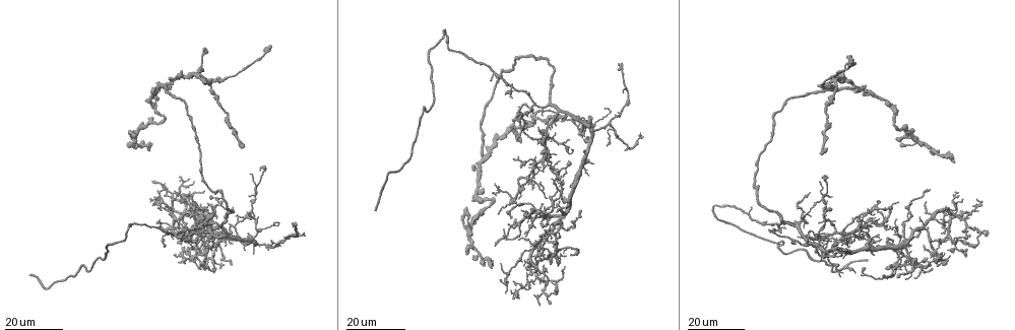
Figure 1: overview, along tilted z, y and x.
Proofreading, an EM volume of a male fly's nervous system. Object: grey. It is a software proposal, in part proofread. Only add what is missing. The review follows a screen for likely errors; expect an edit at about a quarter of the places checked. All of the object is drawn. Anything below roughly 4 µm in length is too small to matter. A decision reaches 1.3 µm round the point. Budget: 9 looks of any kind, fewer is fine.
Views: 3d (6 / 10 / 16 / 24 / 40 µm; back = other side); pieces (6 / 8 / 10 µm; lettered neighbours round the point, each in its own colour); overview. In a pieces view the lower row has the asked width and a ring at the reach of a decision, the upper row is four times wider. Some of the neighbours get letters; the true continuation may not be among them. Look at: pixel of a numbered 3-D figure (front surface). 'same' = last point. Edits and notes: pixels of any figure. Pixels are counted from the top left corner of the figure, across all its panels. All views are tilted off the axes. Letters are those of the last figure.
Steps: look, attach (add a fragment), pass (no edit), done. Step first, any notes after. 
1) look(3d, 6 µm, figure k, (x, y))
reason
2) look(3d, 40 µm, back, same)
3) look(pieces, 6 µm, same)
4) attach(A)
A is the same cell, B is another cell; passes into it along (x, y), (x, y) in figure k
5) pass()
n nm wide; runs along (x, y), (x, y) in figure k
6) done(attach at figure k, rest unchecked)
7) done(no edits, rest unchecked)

look(3d, 16 µm, figure 1, (516, 141))
branch stops here

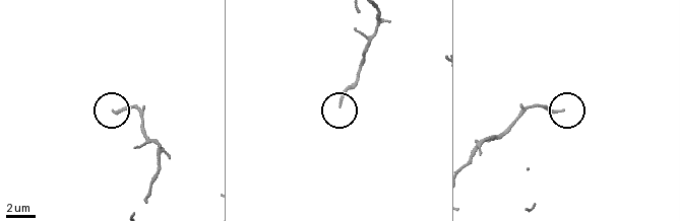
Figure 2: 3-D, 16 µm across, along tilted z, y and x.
look(pieces, 10 µm, figure 2, (340, 106))
see the neighbours

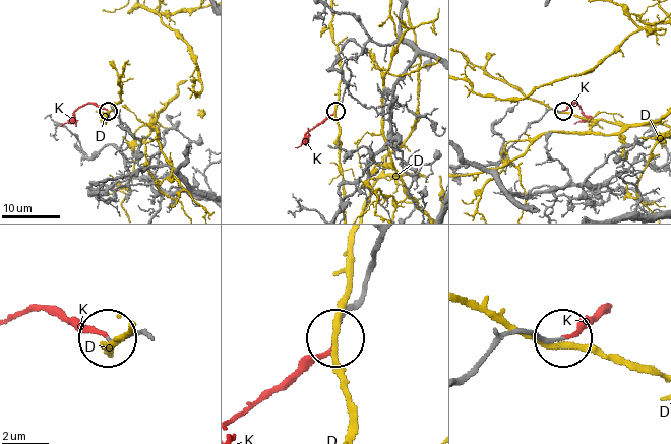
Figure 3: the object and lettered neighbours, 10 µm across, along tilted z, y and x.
attach(K)
120 nm wide; K is the same cell, D is another cell; passes into it along (368, 272), (330, 346), (243, 408) in figure 3; the neuron continues

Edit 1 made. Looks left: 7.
look(3d, 16 µm, figure 1, (563, 177))
tapers out

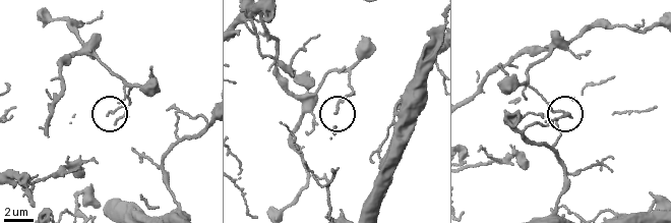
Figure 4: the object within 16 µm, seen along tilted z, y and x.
look(3d, 10 µm, figure 4, (336, 112))
zoom in

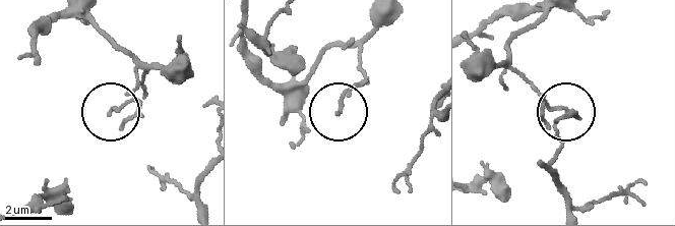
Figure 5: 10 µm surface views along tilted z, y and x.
look(pieces, 8 µm, figure 5, (337, 112))

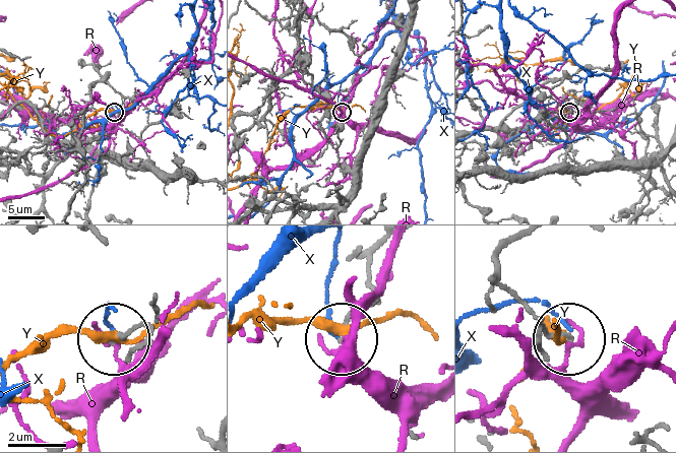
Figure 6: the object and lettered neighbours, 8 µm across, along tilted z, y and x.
pass()
140 nm wide; R, X and Y are other cells; runs along (505, 245), (500, 269), (516, 300), (544, 327), (568, 336) in figure 6; no lettered fragment goes on from it

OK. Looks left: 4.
look(3d, 24 µm, figure 1, (964, 255))
an open end

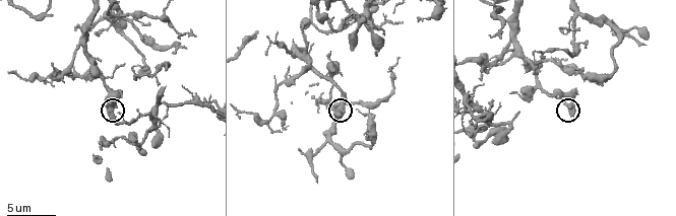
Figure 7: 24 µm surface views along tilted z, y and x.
look(pieces, 8 µm, figure 7, (570, 115))

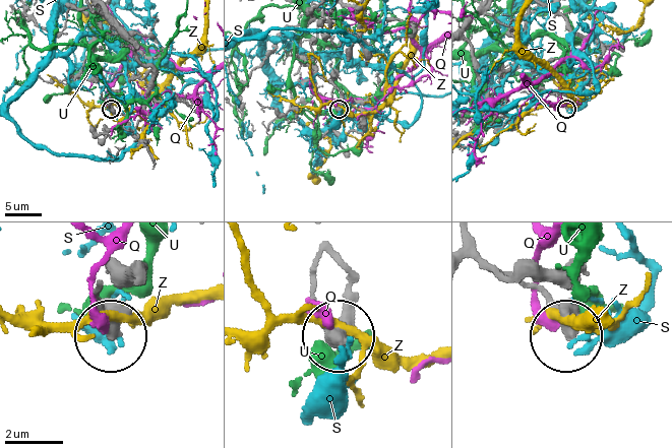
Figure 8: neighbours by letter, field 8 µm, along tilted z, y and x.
pass()
Q, S, U and Z are other cells; runs along (476, 254), (527, 282), (564, 331) in figure 8; no lettered fragment goes on from it

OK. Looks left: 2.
look(3d, 16 µm, figure 1, (271, 47))
an open end

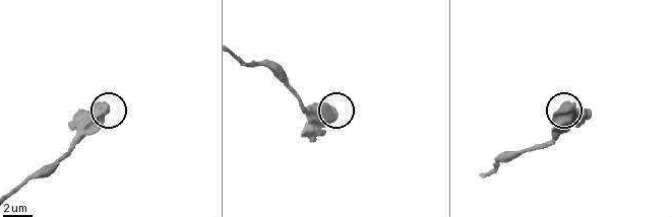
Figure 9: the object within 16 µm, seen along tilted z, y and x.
look(pieces, 6 µm, figure 9, (572, 103))

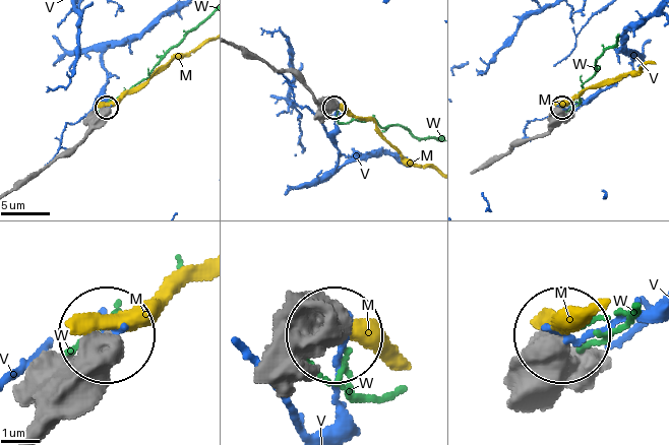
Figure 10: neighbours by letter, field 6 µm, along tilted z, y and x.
pass()
M, V and W are other cells; runs along (475, 173), (511, 146), (543, 134), (562, 109) in figure 10; no lettered fragment goes on from it

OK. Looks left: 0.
done(attach at figure 3, rest unchecked)

